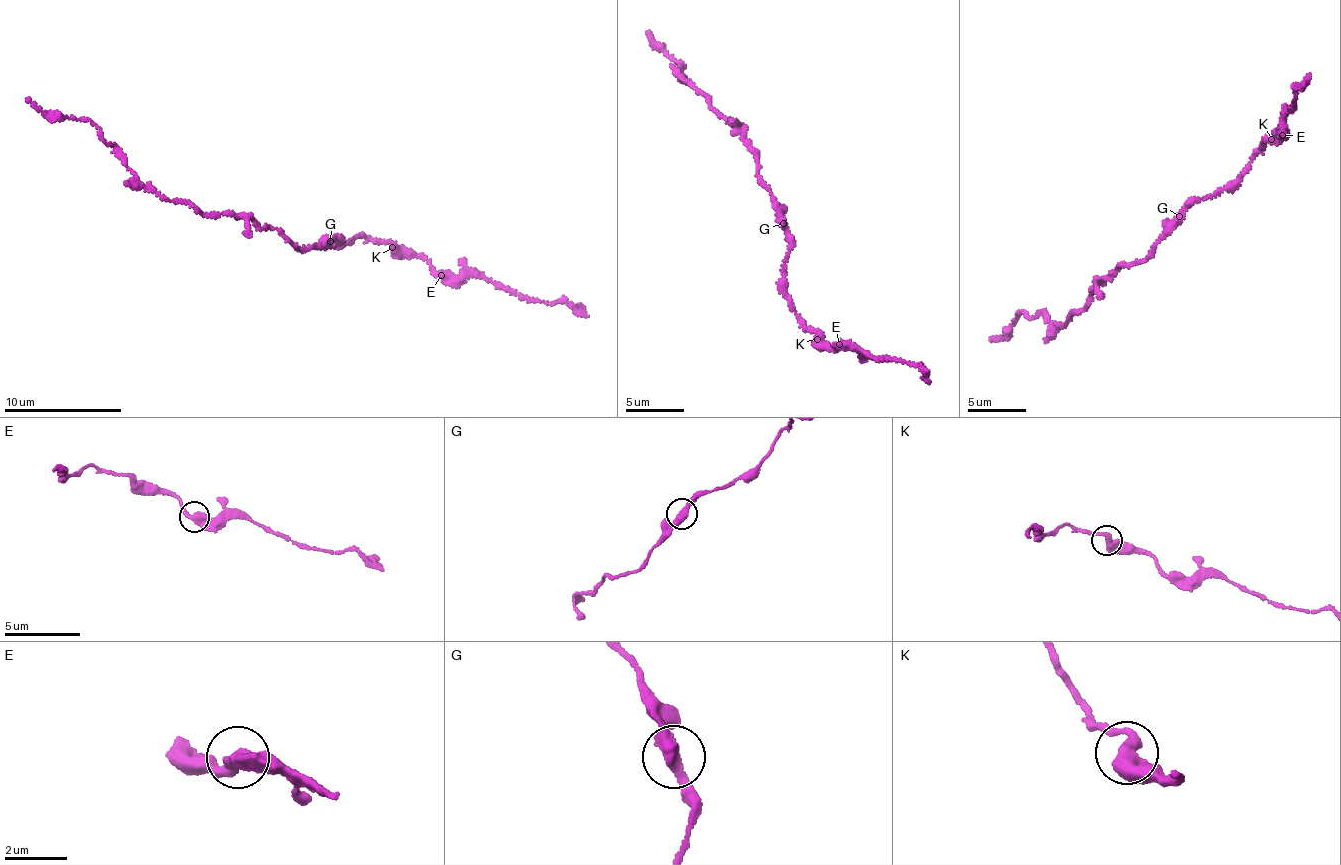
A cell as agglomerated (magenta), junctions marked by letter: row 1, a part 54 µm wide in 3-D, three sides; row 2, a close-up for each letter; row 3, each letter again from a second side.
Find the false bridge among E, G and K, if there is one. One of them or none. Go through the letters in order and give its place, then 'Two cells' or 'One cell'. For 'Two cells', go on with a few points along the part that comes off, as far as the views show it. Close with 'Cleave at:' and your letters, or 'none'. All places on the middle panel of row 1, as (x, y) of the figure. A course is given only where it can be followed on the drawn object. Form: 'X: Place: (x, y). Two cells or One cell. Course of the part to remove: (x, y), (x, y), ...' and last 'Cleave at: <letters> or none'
E: Place: (839, 344). One cell
G: Place: (783, 223). Two cells. Course of the part to remove: (782, 223), (777, 202), (758, 175), (758, 155), (745, 140), (745, 130), (683, 80), (680, 62), (648, 33)
K: Place: (817, 339). One cell
Cleave at: G

